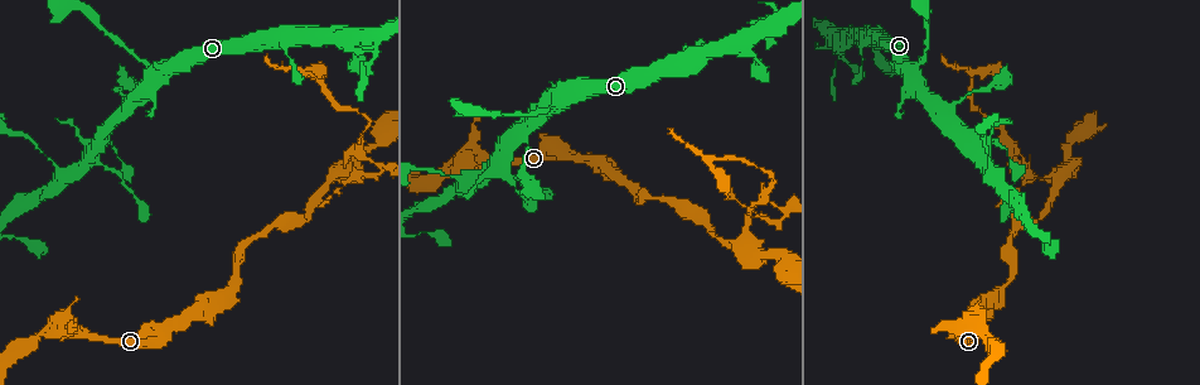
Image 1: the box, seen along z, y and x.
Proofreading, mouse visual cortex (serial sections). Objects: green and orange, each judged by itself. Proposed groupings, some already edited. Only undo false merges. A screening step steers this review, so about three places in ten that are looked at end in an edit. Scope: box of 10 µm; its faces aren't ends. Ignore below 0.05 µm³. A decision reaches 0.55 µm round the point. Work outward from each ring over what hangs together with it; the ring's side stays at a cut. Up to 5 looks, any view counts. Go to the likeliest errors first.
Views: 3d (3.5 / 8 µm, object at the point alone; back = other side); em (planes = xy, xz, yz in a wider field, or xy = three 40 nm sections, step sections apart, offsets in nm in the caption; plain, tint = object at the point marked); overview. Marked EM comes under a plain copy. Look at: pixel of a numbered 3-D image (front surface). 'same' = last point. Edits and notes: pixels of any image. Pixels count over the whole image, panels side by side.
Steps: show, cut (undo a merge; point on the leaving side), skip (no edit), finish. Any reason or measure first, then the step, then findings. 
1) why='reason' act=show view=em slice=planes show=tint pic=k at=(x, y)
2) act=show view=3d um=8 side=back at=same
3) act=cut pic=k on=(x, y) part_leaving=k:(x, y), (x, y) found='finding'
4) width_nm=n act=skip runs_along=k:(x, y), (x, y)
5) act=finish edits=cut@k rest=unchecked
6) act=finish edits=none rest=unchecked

why='abrupt turn' act=show view=3d um=3.5 pic=1 at=(755, 212)

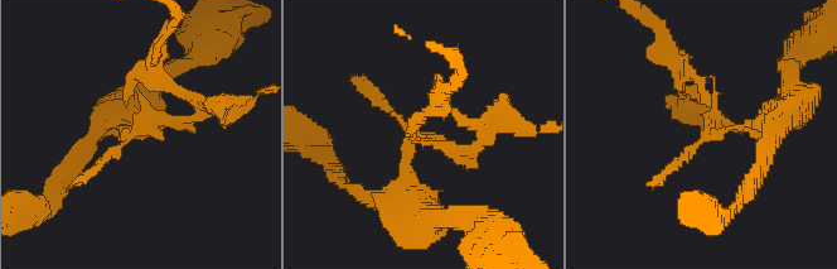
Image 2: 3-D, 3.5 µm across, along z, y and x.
act=show view=em slice=xy step=3 show=tint pic=2 at=(707, 130)

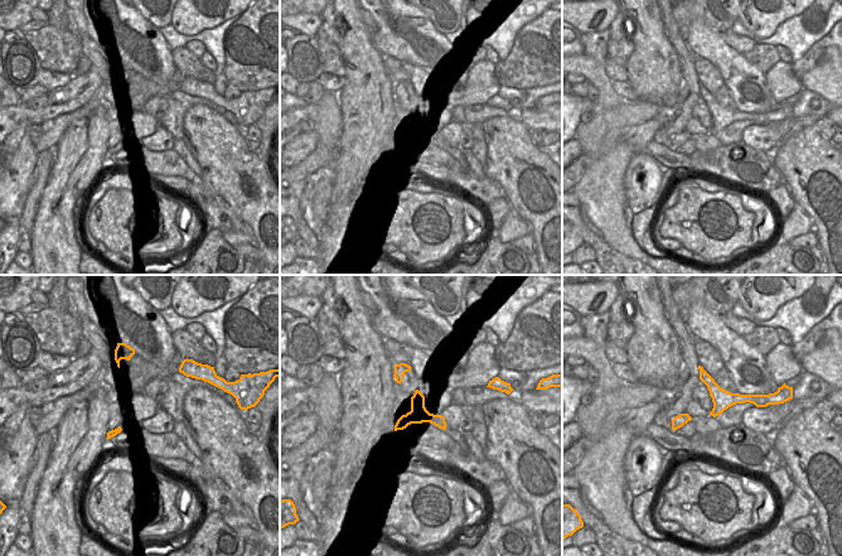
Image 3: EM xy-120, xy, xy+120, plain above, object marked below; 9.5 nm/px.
width_nm=170 act=skip runs_along=3:(702, 373), (725, 399), (754, 400) found='one cell here'

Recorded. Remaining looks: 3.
why='sharp bend' act=show view=3d um=3.5 side=back pic=1 at=(974, 72)

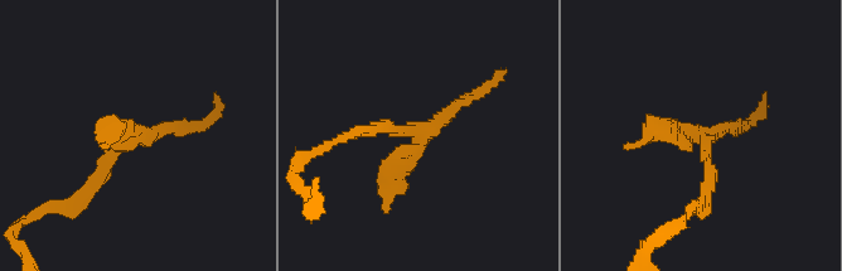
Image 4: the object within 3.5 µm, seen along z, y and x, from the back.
act=show view=em slice=xy step=5 show=tint pic=4 at=(421, 135)

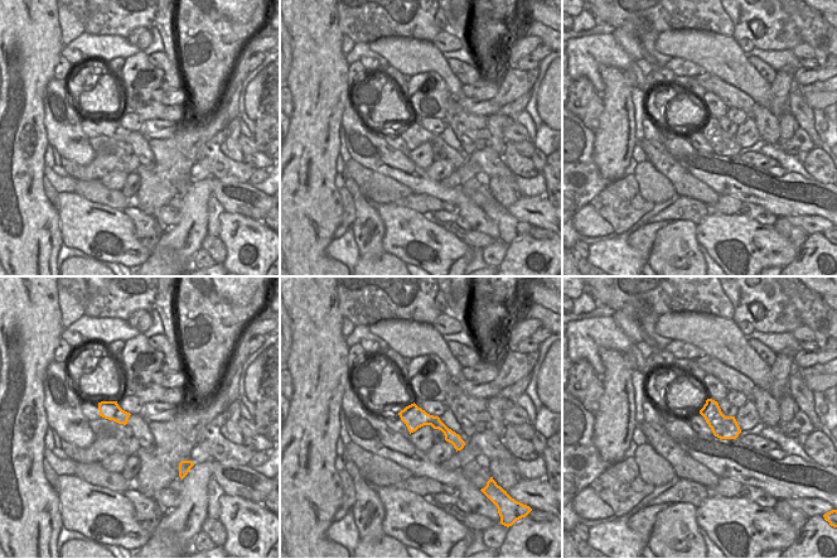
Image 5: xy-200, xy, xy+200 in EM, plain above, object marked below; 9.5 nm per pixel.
act=skip runs_along=5:(402, 414), (435, 422), (460, 444) found='all the same cell'

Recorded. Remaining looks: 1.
act=finish edits=none rest=unchecked

